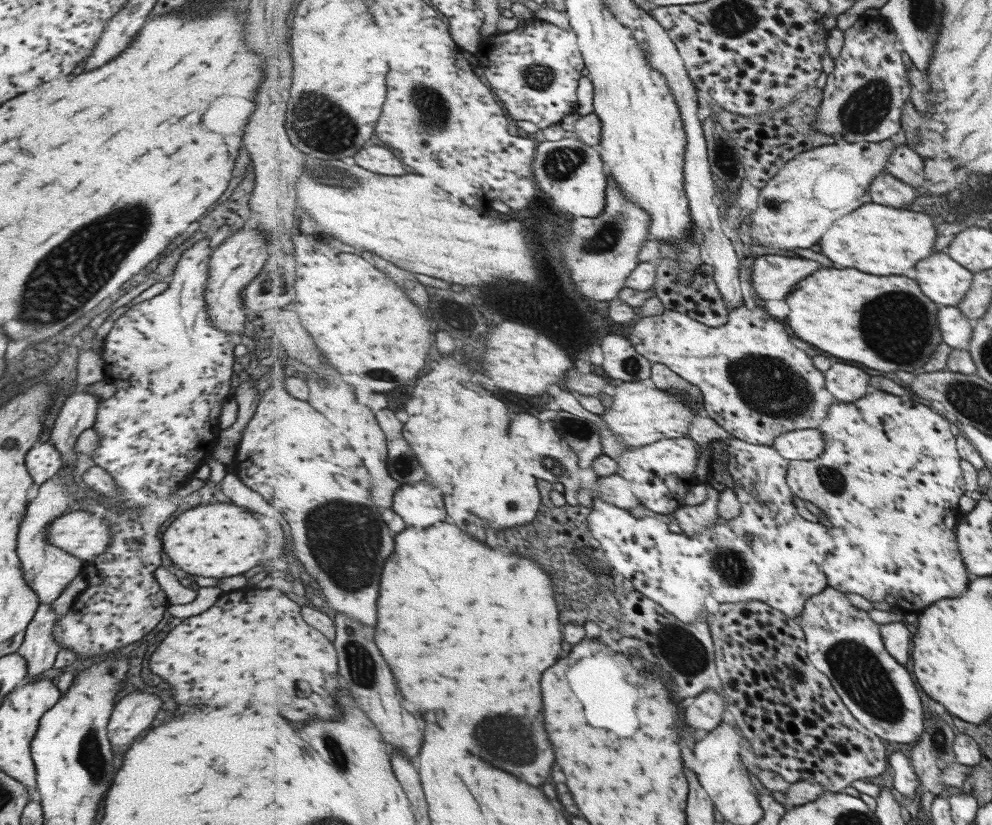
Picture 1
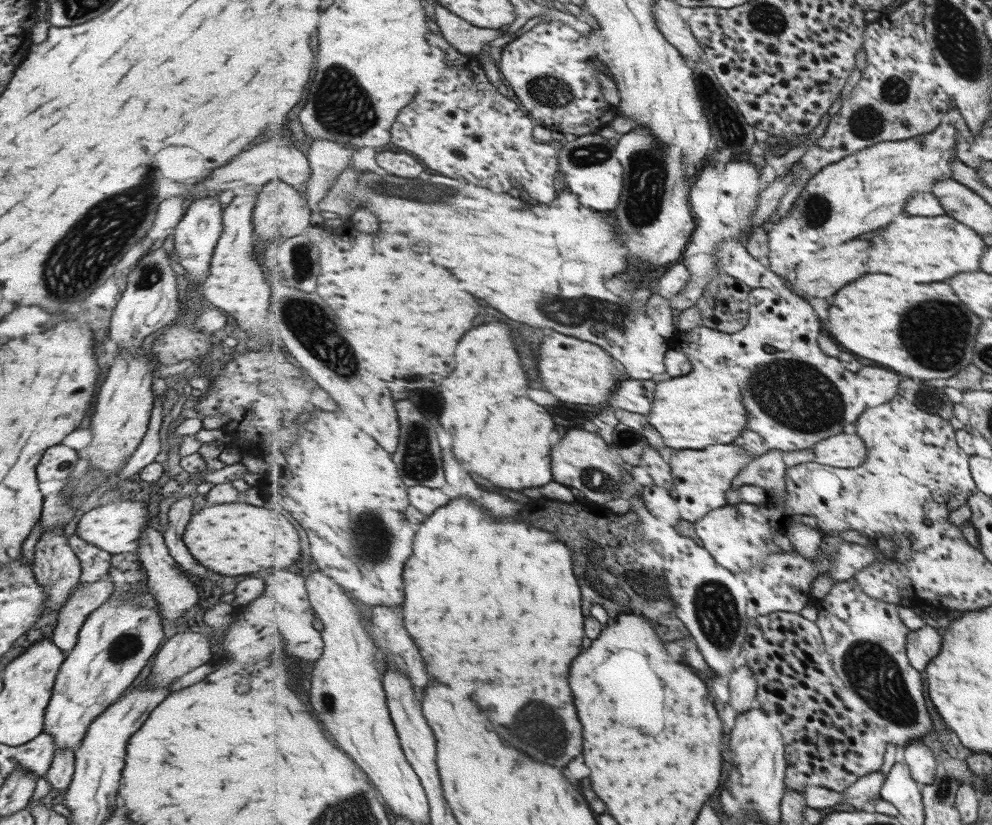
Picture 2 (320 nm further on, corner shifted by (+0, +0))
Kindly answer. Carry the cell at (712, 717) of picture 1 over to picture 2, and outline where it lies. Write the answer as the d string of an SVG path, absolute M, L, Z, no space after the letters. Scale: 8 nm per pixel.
M745 664L737 668L729 680L731 697L726 703L739 713L755 708L758 698L758 680L750 666Z

